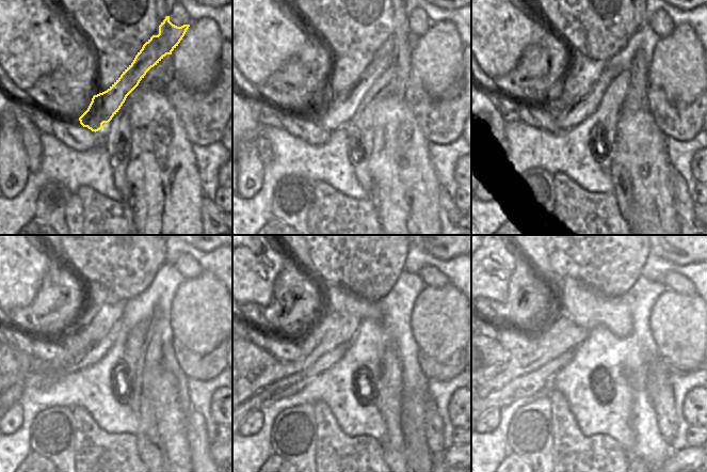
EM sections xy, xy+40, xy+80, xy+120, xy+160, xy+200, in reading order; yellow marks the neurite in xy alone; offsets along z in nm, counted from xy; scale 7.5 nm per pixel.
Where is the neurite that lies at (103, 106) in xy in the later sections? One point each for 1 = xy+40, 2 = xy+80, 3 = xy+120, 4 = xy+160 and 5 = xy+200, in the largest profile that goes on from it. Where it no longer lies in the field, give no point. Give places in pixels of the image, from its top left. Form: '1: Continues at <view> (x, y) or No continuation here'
1: Continues at xy+40 (347, 103)
2: Continues at xy+80 (578, 112)
3: Continues at xy+120 (93, 356)
4: Continues at xy+160 (289, 386)
5: Continues at xy+200 (528, 384).

